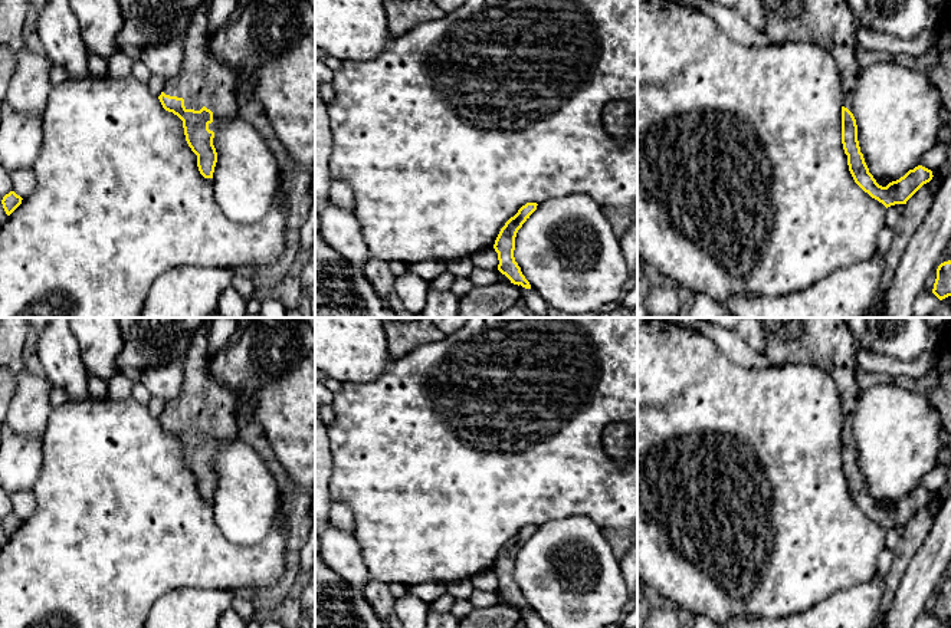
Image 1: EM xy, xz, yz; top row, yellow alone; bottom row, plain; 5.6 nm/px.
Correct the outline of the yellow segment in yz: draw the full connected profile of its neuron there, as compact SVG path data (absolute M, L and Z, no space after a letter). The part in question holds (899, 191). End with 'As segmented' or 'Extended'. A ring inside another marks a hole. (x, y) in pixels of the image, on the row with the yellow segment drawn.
M764 0L767 23L763 33L773 45L813 43L826 50L836 63L842 86L842 144L855 183L886 208L906 201L932 180L932 171L918 165L904 177L882 187L865 162L857 141L853 99L860 66L856 23L846 0Z. Extended

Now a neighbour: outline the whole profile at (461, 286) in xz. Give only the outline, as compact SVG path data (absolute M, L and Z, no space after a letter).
M455 277L455 282L452 285L452 292L458 296L462 297L465 296L468 292L470 292L473 287L472 282L469 280L469 277Z

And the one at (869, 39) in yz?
M856 24L856 36L859 46L866 50L916 57L929 49L932 32L924 32L912 39L901 39L891 33L876 32L870 27Z

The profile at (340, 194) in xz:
M337 178L329 181L329 203L341 208L354 210L355 198L345 181Z

